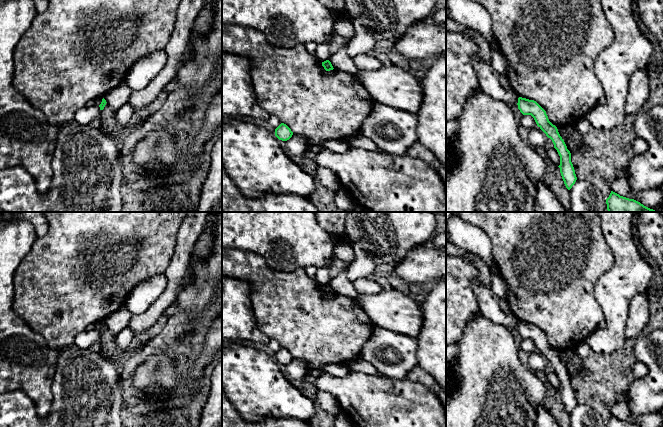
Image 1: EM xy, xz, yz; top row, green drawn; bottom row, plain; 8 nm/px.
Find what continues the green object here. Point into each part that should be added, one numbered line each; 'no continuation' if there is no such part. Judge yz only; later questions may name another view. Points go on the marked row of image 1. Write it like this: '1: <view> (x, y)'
no continuation

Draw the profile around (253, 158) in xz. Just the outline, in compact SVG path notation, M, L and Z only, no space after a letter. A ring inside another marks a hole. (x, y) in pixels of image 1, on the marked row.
M237 120L222 123L222 167L243 196L259 198L263 194L291 194L311 198L319 185L314 176L304 172L279 144L275 134L256 124Z

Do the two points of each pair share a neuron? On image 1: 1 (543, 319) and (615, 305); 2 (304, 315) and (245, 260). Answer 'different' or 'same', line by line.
1: different
2: same

